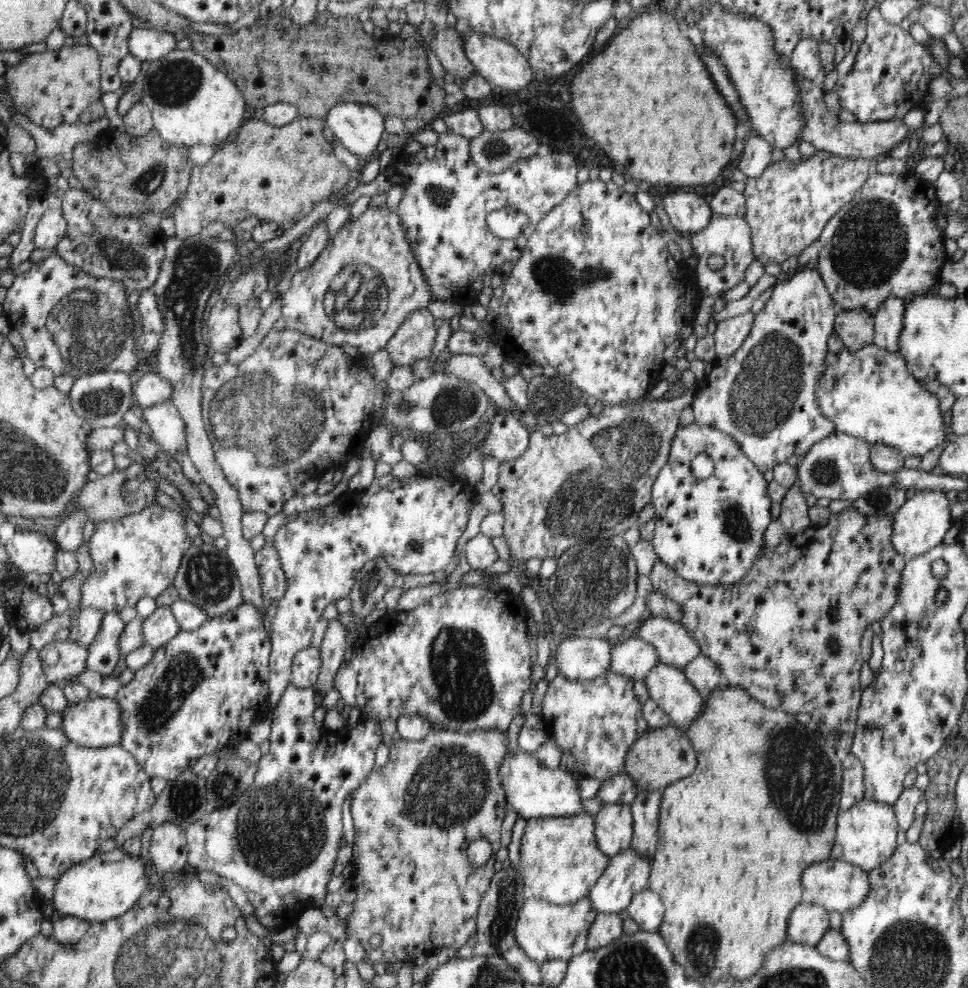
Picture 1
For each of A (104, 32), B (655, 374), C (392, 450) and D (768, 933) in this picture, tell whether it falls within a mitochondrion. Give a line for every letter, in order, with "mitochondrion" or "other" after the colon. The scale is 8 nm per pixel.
A: other
B: other
C: other
D: other

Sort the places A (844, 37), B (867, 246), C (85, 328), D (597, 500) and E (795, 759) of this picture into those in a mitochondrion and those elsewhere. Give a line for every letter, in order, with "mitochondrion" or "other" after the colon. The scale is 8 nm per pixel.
A: other
B: mitochondrion
C: mitochondrion
D: mitochondrion
E: mitochondrion

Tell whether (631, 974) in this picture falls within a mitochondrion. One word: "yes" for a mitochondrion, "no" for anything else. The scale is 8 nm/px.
yes

